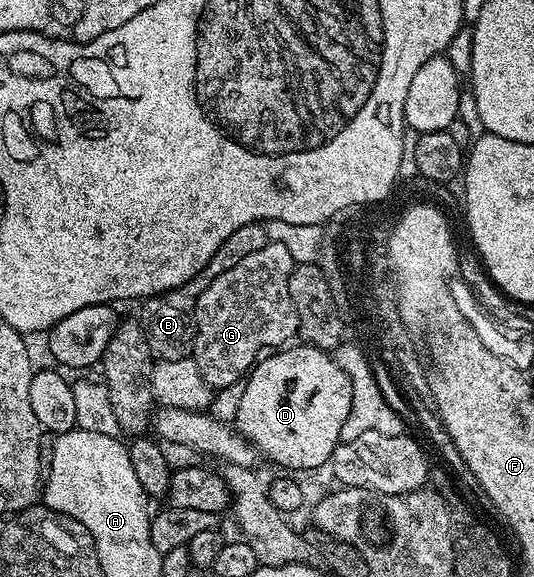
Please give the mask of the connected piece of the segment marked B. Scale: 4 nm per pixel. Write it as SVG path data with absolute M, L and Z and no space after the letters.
M264 223L242 225L242 229L234 229L234 233L230 233L230 237L222 241L222 245L218 245L218 253L214 253L214 257L210 257L202 270L190 277L190 281L186 281L186 285L143 300L141 307L144 308L141 309L138 319L144 328L144 336L152 356L166 361L189 358L196 342L196 302L206 285L210 285L214 277L226 273L226 269L234 269L234 265L238 265L238 261L243 261L245 257L250 257L250 253L258 253L258 249L265 247L268 242L268 228Z

